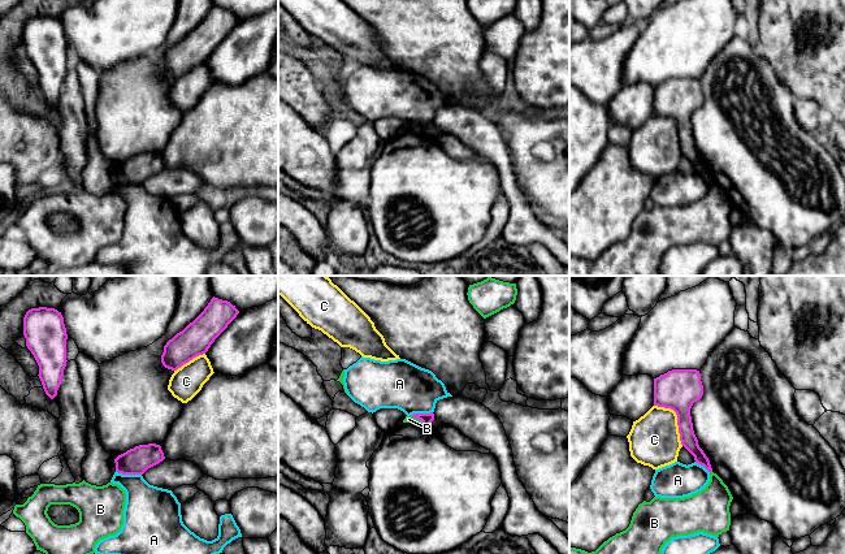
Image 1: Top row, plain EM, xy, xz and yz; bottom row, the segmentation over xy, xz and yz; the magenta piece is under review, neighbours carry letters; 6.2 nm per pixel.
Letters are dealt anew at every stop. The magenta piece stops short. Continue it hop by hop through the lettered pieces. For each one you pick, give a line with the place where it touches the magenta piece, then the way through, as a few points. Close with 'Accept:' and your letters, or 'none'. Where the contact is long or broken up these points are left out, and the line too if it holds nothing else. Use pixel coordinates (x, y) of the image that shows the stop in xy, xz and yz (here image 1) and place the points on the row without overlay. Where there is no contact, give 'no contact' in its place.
Accept: none

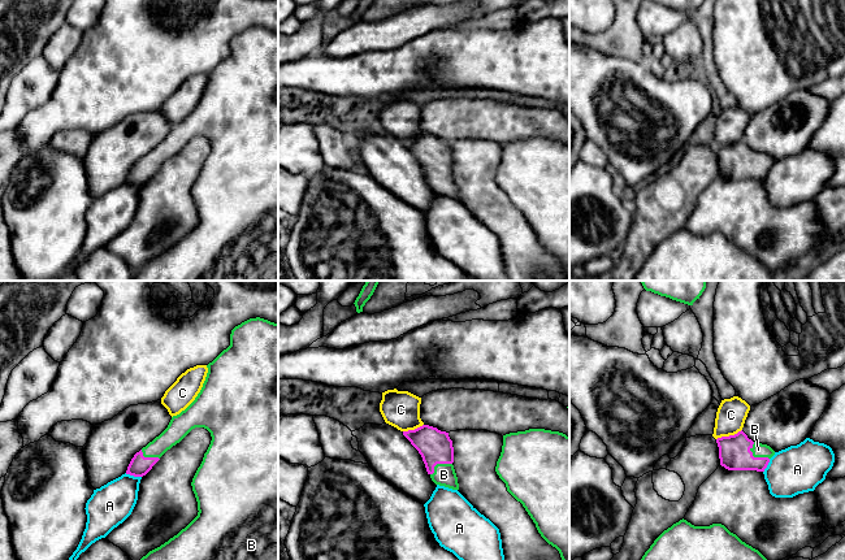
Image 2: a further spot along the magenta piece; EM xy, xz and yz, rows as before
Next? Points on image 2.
B: meets magenta in yz at (753, 165)
Accept: B

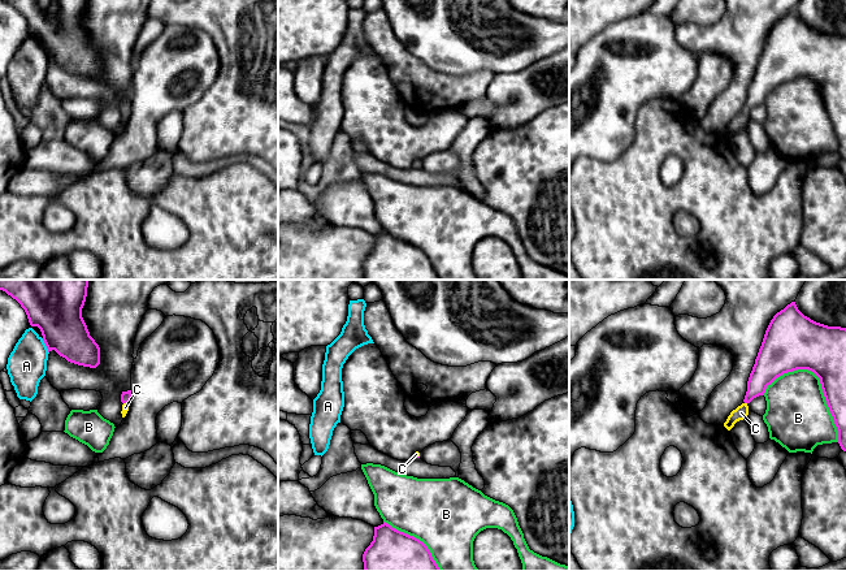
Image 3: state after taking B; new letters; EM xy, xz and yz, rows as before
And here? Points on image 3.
C: meets magenta in xy at (126, 112); runs through xy (126, 104), (126, 112), (125, 116)
Accept: C

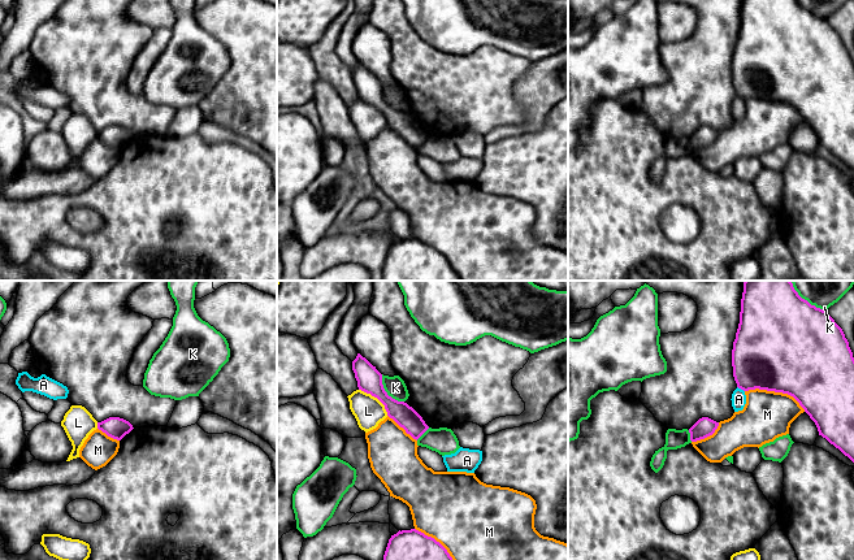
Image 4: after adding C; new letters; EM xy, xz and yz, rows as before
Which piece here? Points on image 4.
Accept: none

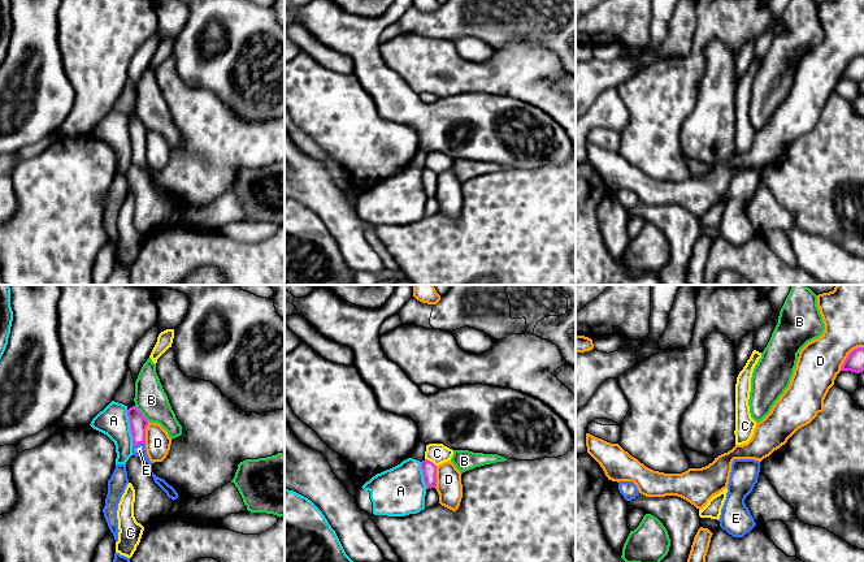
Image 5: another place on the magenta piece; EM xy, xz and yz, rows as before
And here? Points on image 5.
E: meets magenta in xy at (138, 152); runs through xy (138, 132), (138, 152), (139, 159)
Accept: E

